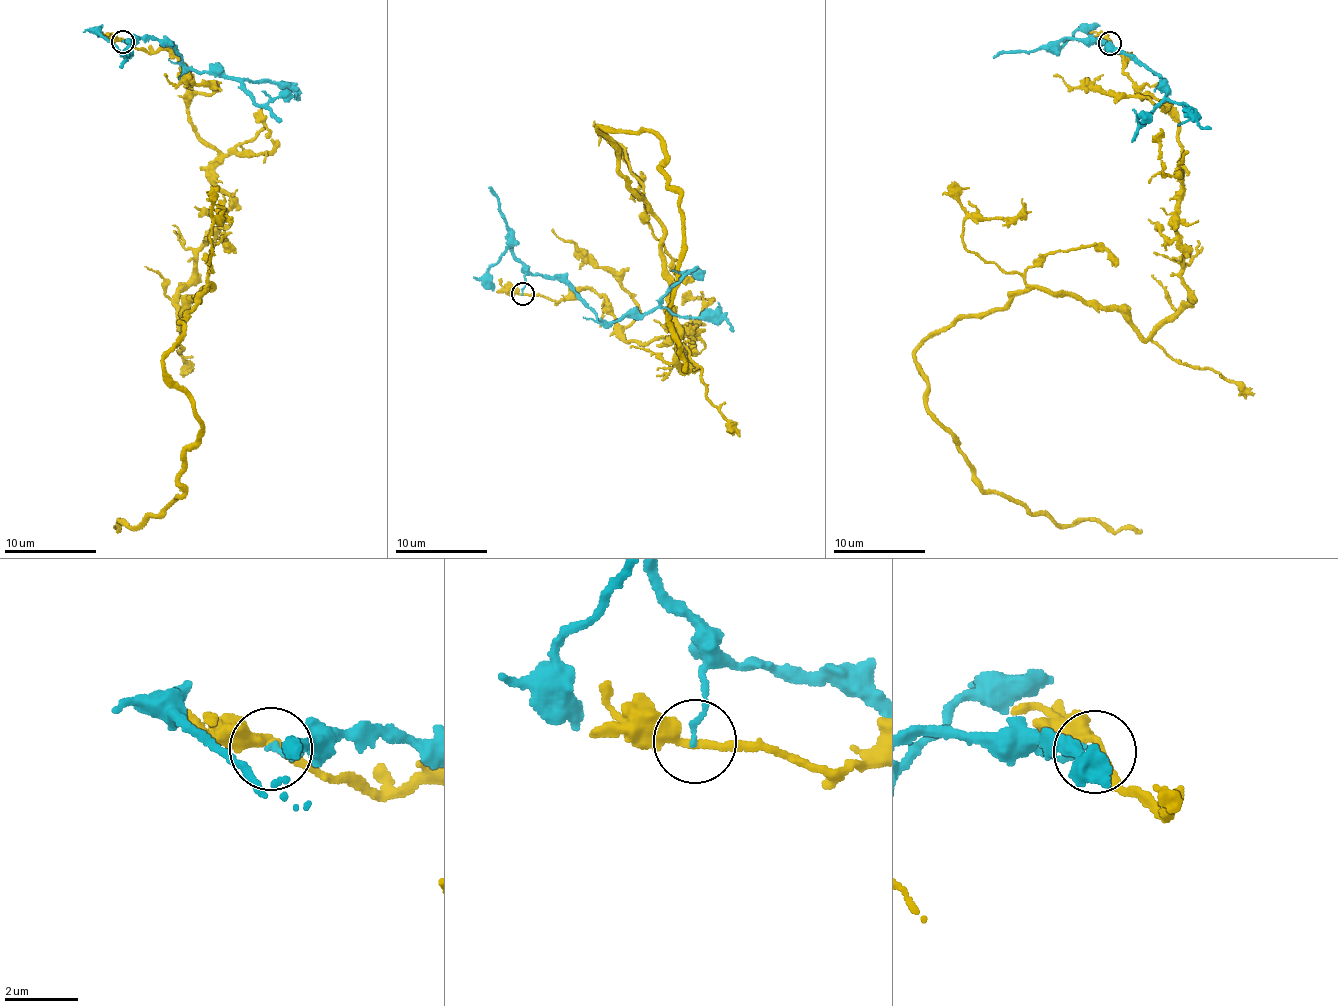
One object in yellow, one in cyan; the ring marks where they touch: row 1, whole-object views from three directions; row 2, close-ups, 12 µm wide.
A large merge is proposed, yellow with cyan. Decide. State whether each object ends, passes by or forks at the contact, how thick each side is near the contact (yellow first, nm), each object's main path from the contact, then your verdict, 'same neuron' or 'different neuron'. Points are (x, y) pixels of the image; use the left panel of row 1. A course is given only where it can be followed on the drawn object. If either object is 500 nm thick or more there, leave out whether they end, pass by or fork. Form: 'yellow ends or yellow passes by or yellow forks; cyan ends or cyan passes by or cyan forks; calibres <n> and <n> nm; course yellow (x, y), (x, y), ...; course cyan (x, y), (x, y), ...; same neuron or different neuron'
yellow passes by; cyan ends; calibres 240 and 130 nm; course yellow (122, 41), (185, 67), (229, 212), (164, 362), (201, 427), (180, 496), (116, 528); course cyan (122, 41), (128, 44), (134, 40), (162, 39), (171, 46), (185, 66), (259, 82), (283, 81), (300, 100); different neuron

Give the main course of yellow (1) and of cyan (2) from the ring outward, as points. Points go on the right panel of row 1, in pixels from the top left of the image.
1: (1110, 42), (1177, 123), (1189, 300), (1146, 339), (1027, 288), (916, 360), (983, 491), (1142, 533)
2: (1110, 42), (1098, 45), (1095, 41), (1130, 54), (1161, 79), (1168, 99), (1190, 107), (1194, 119), (1211, 129)

